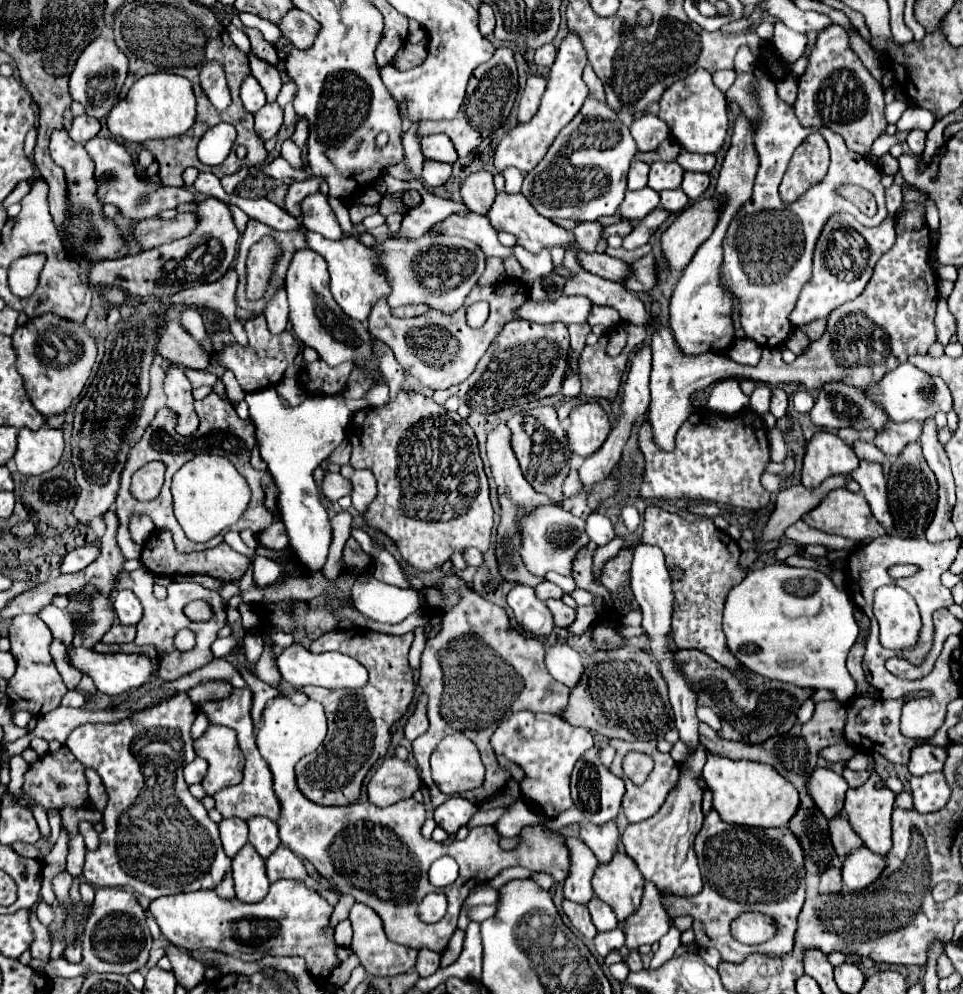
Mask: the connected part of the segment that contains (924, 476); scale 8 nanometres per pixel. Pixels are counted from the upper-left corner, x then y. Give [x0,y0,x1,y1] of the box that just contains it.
[888,444,938,536]

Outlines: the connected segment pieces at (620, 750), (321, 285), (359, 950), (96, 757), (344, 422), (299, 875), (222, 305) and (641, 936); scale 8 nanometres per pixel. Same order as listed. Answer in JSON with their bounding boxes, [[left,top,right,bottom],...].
[[610,740,680,824],[286,248,386,384],[348,902,416,976],[66,692,232,900],[244,388,352,570],[266,846,338,906],[170,268,248,346],[624,880,668,950]]

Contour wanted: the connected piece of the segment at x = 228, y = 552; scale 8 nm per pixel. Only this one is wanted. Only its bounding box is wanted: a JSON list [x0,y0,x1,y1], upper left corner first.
[142,530,248,580]

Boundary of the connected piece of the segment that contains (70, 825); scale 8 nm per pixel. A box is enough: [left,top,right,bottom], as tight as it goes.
[60,806,102,838]

